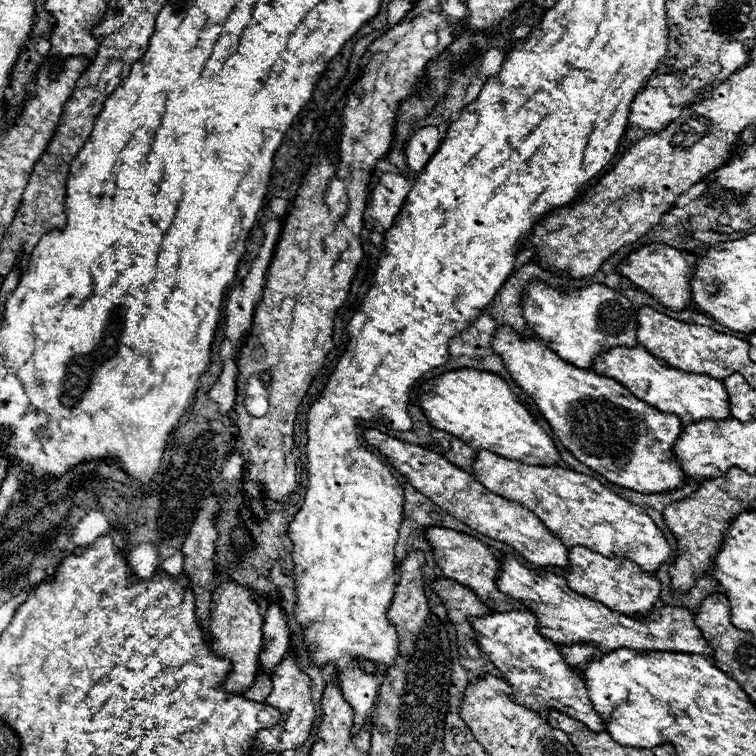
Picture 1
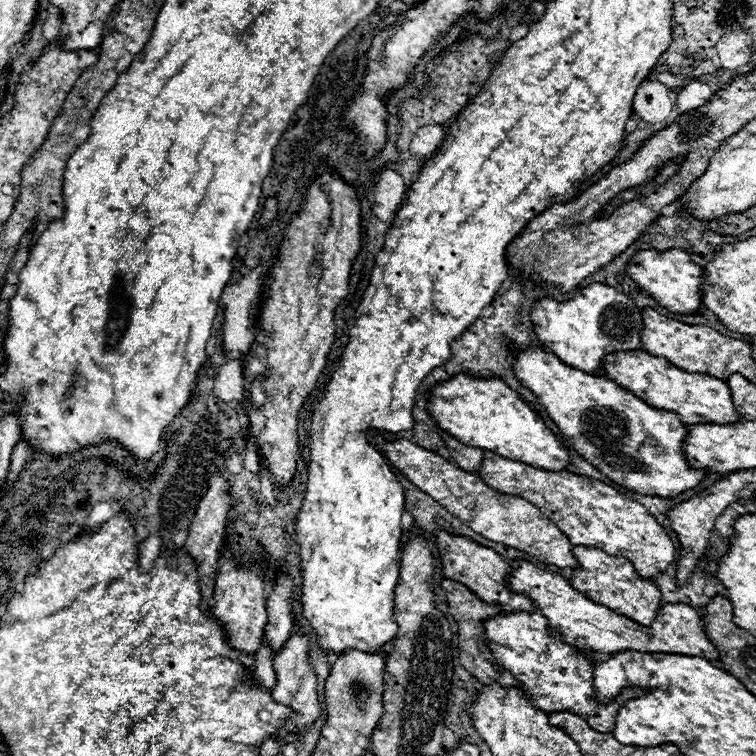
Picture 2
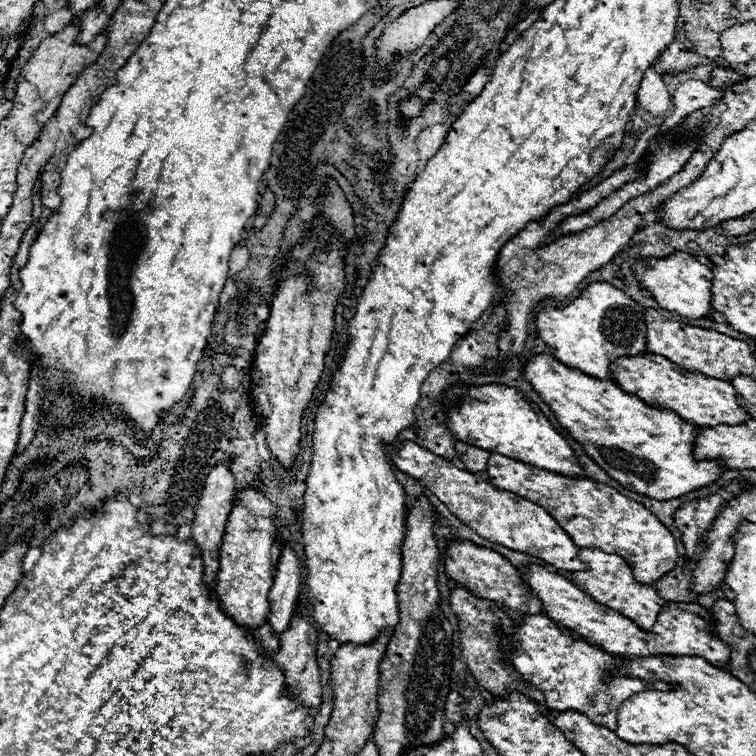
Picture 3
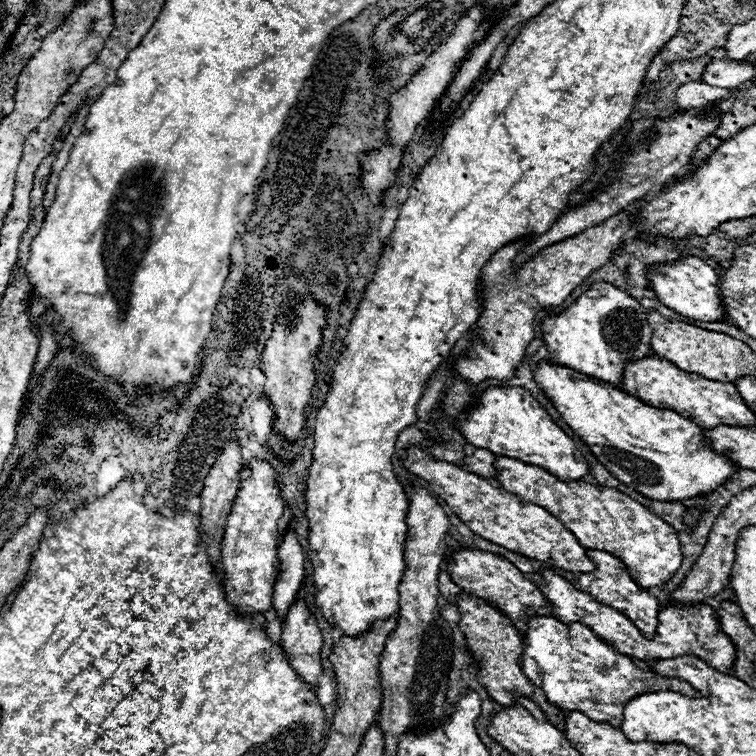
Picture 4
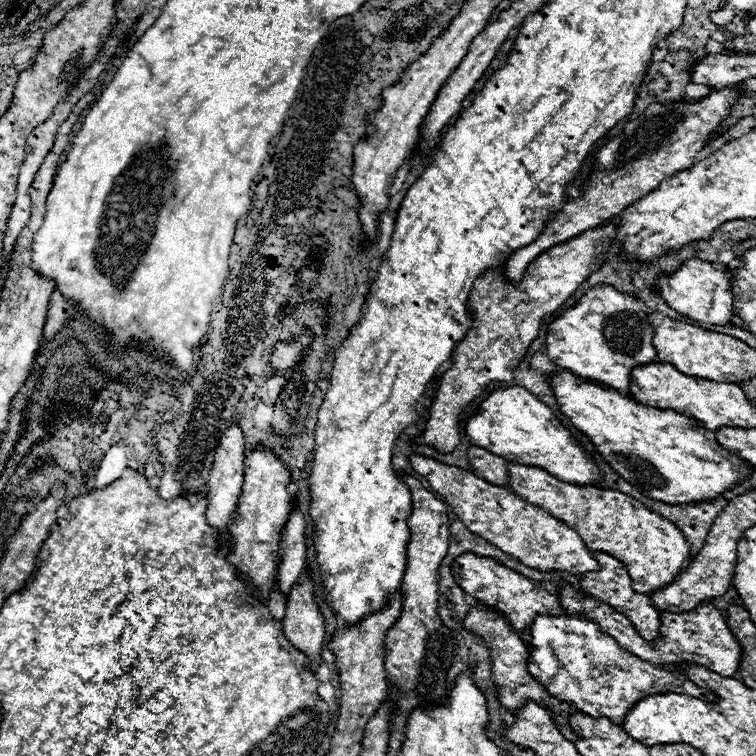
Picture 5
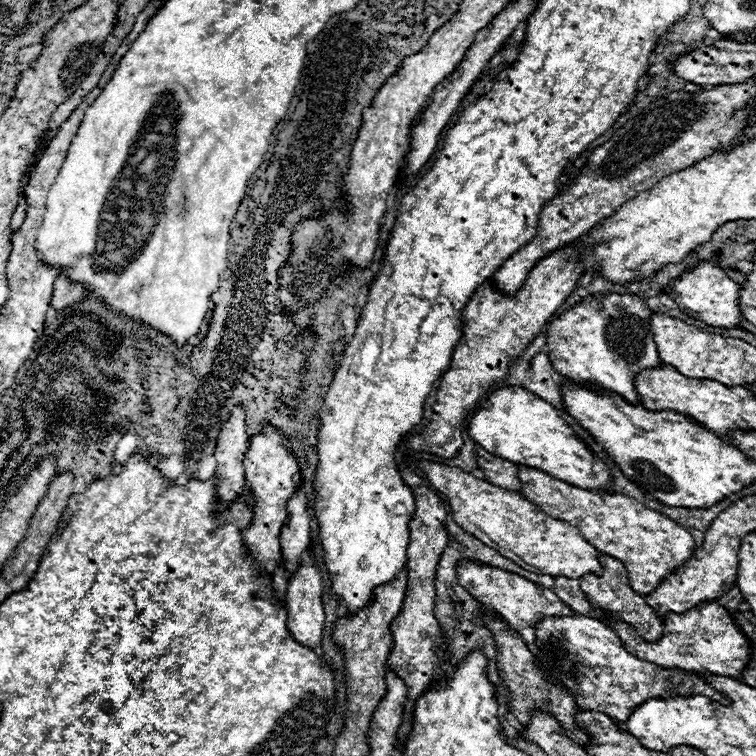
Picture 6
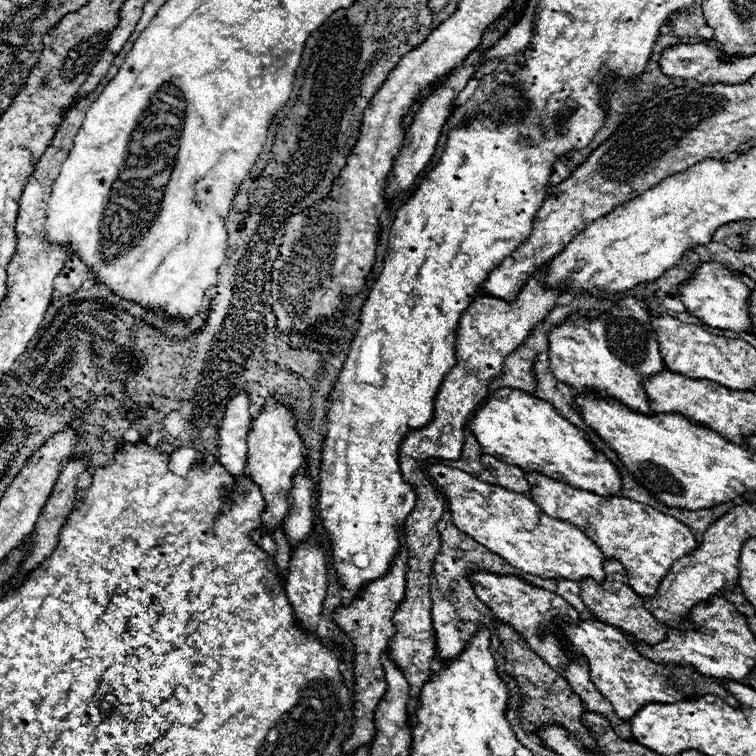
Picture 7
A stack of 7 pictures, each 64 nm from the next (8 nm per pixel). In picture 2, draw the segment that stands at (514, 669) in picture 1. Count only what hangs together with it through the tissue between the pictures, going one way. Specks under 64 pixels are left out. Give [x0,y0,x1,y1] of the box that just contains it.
[482,612,640,732]

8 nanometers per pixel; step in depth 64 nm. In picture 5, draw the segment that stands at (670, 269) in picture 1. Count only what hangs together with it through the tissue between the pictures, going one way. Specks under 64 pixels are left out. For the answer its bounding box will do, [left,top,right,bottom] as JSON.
[656,258,734,324]

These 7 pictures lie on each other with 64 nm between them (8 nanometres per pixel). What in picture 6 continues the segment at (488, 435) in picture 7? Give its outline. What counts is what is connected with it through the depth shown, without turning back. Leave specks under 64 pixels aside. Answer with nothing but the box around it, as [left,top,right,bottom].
[468,386,612,490]

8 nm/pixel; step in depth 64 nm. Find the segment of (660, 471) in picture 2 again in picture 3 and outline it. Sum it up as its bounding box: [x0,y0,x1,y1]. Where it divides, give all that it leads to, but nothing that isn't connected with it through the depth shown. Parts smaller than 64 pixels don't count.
[522,354,722,500]

